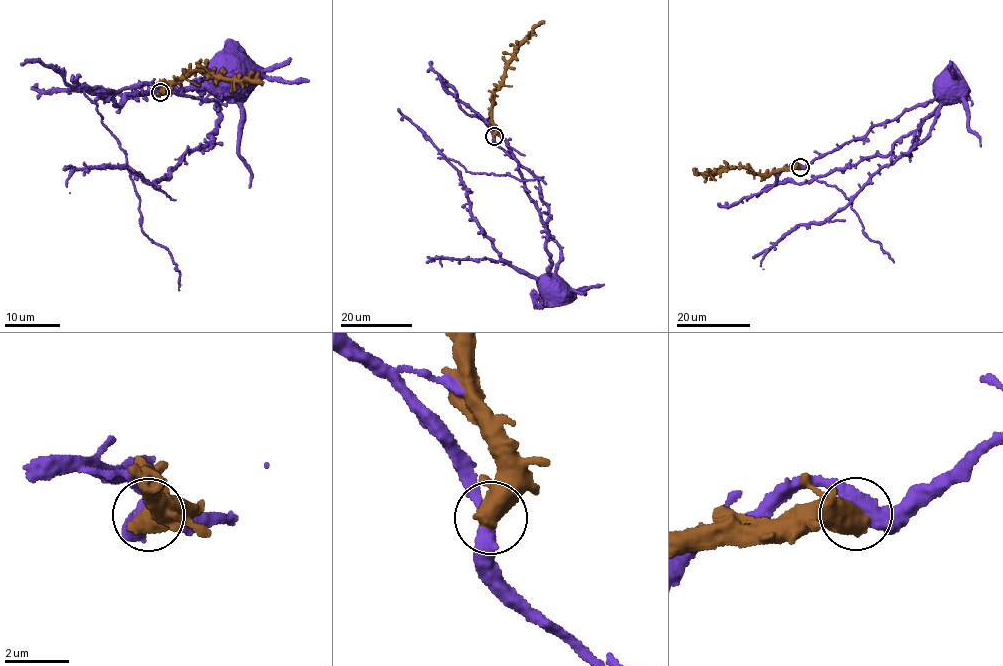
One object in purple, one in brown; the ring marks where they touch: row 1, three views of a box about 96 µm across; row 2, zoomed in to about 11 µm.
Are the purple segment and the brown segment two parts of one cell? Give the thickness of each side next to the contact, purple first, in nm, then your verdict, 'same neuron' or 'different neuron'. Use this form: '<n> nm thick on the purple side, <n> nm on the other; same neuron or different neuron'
440 nm thick on the purple side, 700 nm on the other; different neuron

